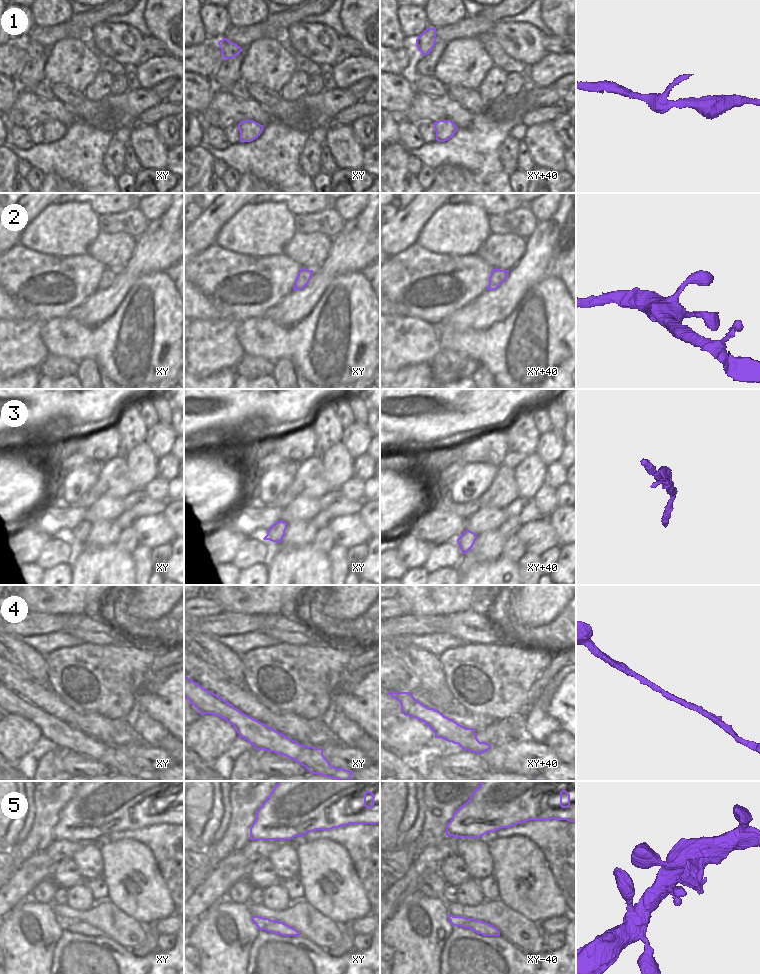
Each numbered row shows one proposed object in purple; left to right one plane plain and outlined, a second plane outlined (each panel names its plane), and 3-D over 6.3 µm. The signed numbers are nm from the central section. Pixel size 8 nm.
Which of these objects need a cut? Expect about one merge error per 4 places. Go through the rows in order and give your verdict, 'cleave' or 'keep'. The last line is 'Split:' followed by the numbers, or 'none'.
1: keep
2: keep
3: keep
4: keep
5: keep
Split: none

